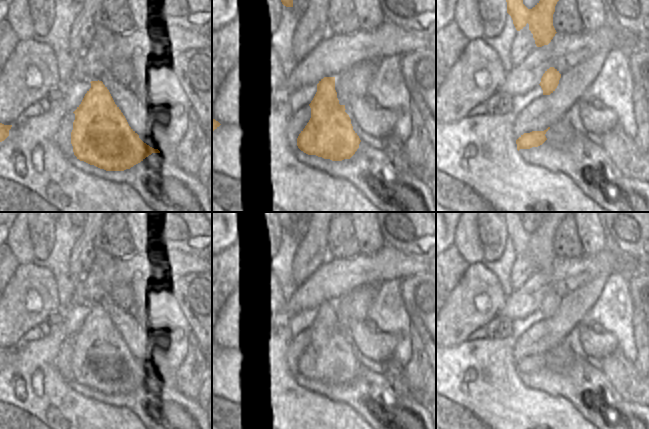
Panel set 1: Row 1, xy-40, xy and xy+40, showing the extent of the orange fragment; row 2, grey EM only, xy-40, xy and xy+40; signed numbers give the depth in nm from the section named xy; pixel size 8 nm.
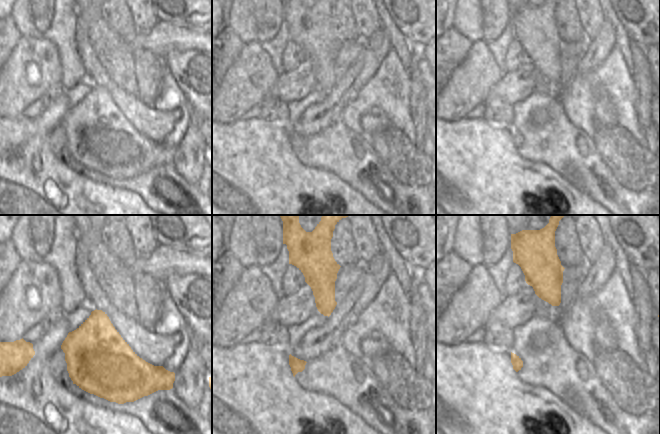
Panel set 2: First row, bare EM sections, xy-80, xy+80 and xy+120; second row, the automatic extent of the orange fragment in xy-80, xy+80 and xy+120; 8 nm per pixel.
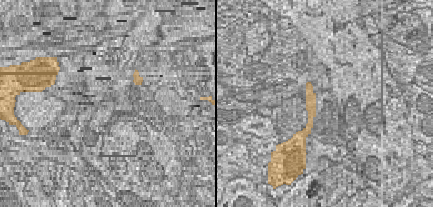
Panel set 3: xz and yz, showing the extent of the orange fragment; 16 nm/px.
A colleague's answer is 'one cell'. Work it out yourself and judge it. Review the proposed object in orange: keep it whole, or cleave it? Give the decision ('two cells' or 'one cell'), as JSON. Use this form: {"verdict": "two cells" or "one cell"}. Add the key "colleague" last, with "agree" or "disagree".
{"verdict": "one cell", "colleague": "agree"}

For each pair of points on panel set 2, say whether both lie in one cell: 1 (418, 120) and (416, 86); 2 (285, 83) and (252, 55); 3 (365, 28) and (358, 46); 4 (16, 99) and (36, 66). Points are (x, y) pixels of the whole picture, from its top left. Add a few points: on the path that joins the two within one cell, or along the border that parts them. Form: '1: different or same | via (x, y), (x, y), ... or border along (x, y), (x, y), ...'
1: same | via (418, 112), (417, 94)
2: different | border along (279, 74), (268, 95)
3: different | border along (360, 36), (364, 40)
4: same | via (16, 91), (16, 87), (28, 74)

